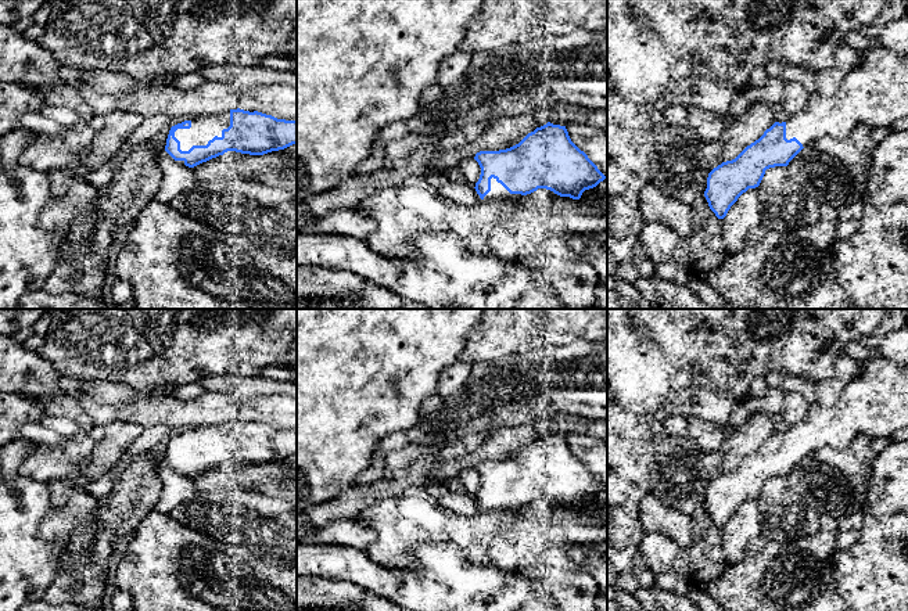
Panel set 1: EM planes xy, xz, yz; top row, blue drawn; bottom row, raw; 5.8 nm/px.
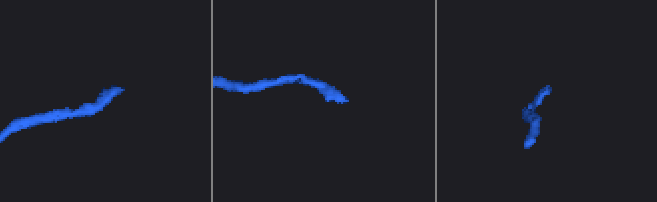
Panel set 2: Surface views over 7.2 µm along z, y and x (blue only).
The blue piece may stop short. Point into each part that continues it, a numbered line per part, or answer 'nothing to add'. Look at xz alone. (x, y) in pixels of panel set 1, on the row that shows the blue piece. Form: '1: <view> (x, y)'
1: xz (498, 193)

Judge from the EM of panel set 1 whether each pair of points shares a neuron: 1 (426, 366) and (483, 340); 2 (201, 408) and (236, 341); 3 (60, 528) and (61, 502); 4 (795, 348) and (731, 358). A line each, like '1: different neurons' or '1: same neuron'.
1: different neurons
2: different neurons
3: same neuron
4: same neuron

